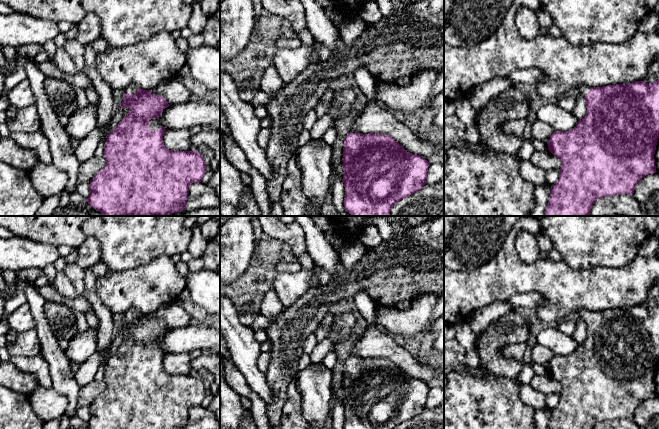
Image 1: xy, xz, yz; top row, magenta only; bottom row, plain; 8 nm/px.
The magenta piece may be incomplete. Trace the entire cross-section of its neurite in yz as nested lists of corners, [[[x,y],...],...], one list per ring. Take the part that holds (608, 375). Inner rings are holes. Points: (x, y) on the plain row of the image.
[[[659,304],[645,307],[613,308],[603,311],[580,309],[587,337],[568,355],[554,355],[547,365],[548,374],[561,385],[558,406],[551,410],[548,429],[593,429],[598,422],[632,419],[638,405],[656,397],[654,378],[659,362]]]

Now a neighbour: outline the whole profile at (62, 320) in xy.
[[[46,301],[44,315],[55,335],[59,339],[70,340],[75,336],[77,323],[74,311],[64,304]]]

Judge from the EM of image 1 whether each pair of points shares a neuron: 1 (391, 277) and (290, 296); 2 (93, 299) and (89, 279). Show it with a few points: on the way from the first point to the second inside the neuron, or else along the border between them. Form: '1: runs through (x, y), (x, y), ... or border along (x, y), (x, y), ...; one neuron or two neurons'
1: border along (315, 288), (304, 293), (287, 307); two neurons
2: runs through (90, 294), (90, 284); one neuron

